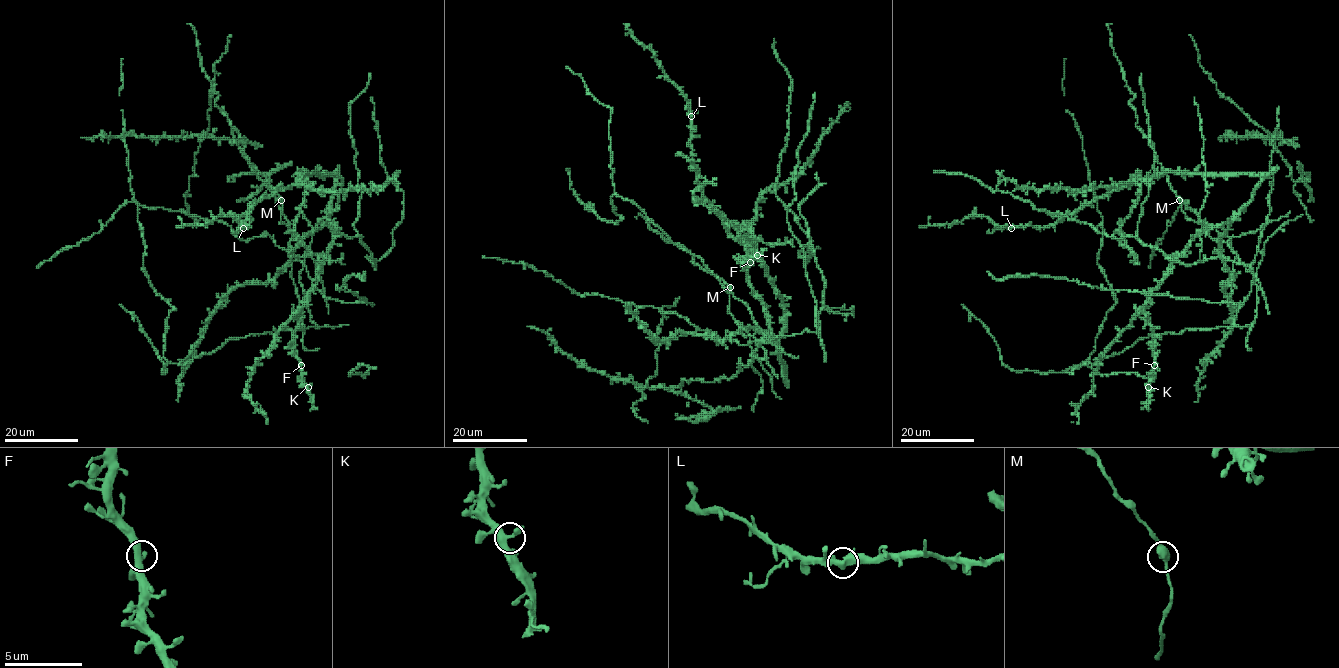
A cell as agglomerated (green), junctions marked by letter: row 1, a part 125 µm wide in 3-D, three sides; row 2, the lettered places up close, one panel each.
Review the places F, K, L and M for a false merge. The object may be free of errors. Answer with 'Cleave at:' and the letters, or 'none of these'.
Cleave at: none of these

